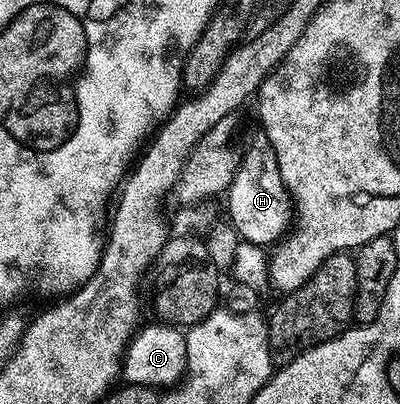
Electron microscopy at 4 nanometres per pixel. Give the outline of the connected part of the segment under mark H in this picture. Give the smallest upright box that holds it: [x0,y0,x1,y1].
[225,131,293,246]

